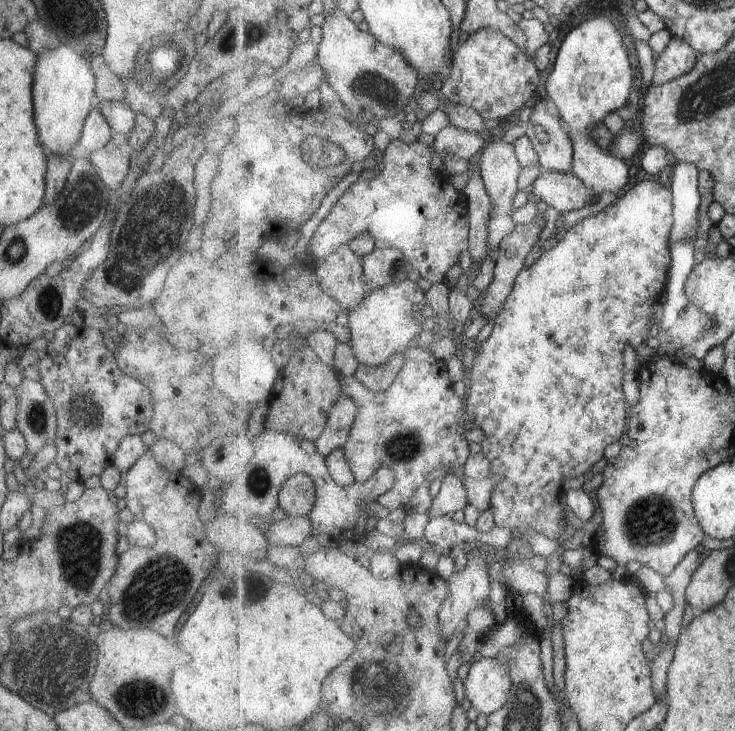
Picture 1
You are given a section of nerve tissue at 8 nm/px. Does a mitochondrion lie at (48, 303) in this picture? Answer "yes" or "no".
yes

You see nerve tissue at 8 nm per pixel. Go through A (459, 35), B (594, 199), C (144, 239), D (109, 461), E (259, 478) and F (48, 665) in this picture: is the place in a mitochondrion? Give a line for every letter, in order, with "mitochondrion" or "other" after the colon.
A: other
B: other
C: mitochondrion
D: other
E: mitochondrion
F: mitochondrion

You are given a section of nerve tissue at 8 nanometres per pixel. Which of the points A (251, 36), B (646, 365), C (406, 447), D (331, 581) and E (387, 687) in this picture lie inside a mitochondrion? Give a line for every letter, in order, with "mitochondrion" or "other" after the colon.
A: mitochondrion
B: other
C: mitochondrion
D: other
E: mitochondrion

